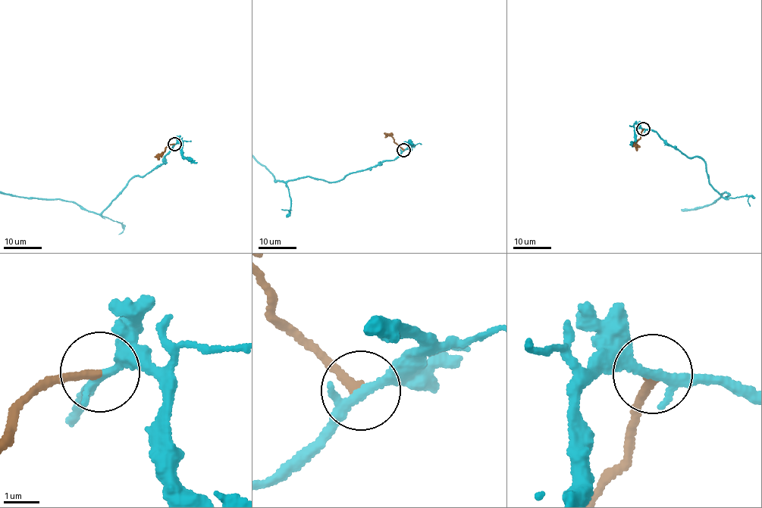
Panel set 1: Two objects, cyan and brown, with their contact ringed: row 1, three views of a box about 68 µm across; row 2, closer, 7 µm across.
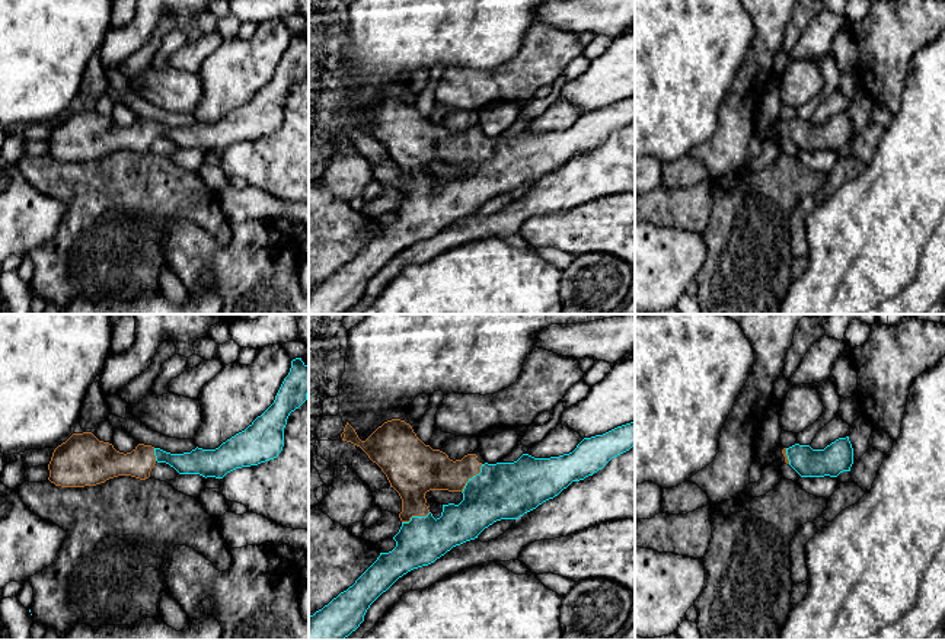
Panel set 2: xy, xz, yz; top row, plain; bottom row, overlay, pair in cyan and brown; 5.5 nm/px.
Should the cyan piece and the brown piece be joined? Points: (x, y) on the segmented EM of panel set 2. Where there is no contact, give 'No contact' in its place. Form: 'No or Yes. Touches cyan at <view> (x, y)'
Yes. Touches cyan at xz (472, 477)

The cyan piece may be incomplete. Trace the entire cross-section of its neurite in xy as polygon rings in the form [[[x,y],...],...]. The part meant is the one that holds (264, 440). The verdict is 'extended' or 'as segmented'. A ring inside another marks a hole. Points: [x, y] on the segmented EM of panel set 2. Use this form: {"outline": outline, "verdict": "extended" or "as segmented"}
{"outline": [[[296,358],[274,403],[245,431],[216,449],[195,448],[170,454],[138,444],[131,452],[119,452],[112,444],[99,441],[92,432],[73,433],[58,445],[48,464],[48,480],[61,487],[84,487],[105,483],[118,476],[140,480],[150,477],[156,463],[166,463],[179,474],[223,479],[227,473],[274,460],[284,447],[284,428],[291,412],[309,394],[309,367]]], "verdict": "extended"}

